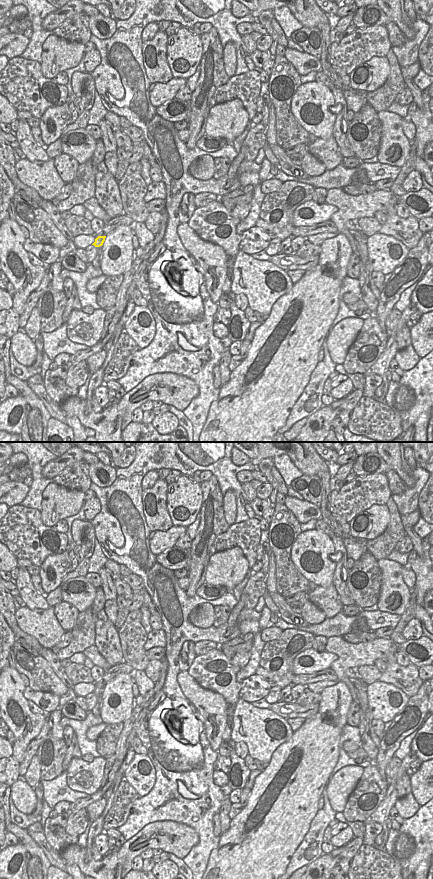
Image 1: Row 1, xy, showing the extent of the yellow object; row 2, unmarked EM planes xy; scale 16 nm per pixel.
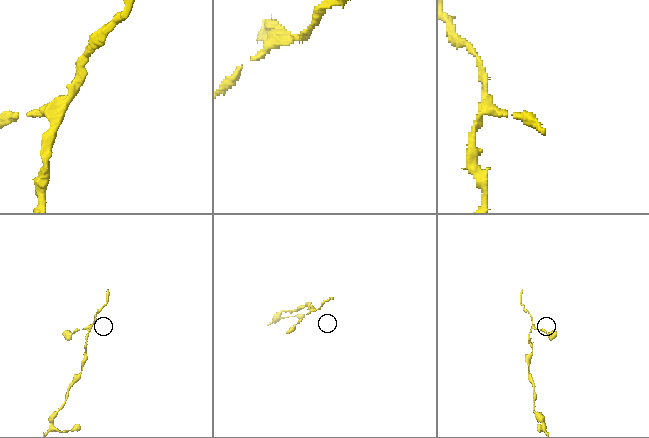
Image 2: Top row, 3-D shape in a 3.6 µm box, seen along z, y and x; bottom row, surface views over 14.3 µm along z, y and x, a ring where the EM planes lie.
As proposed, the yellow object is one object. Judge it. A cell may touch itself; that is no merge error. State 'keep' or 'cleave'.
keep

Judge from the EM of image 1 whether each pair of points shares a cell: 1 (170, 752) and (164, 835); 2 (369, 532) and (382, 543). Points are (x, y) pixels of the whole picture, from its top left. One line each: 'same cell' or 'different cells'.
1: different cells
2: different cells

